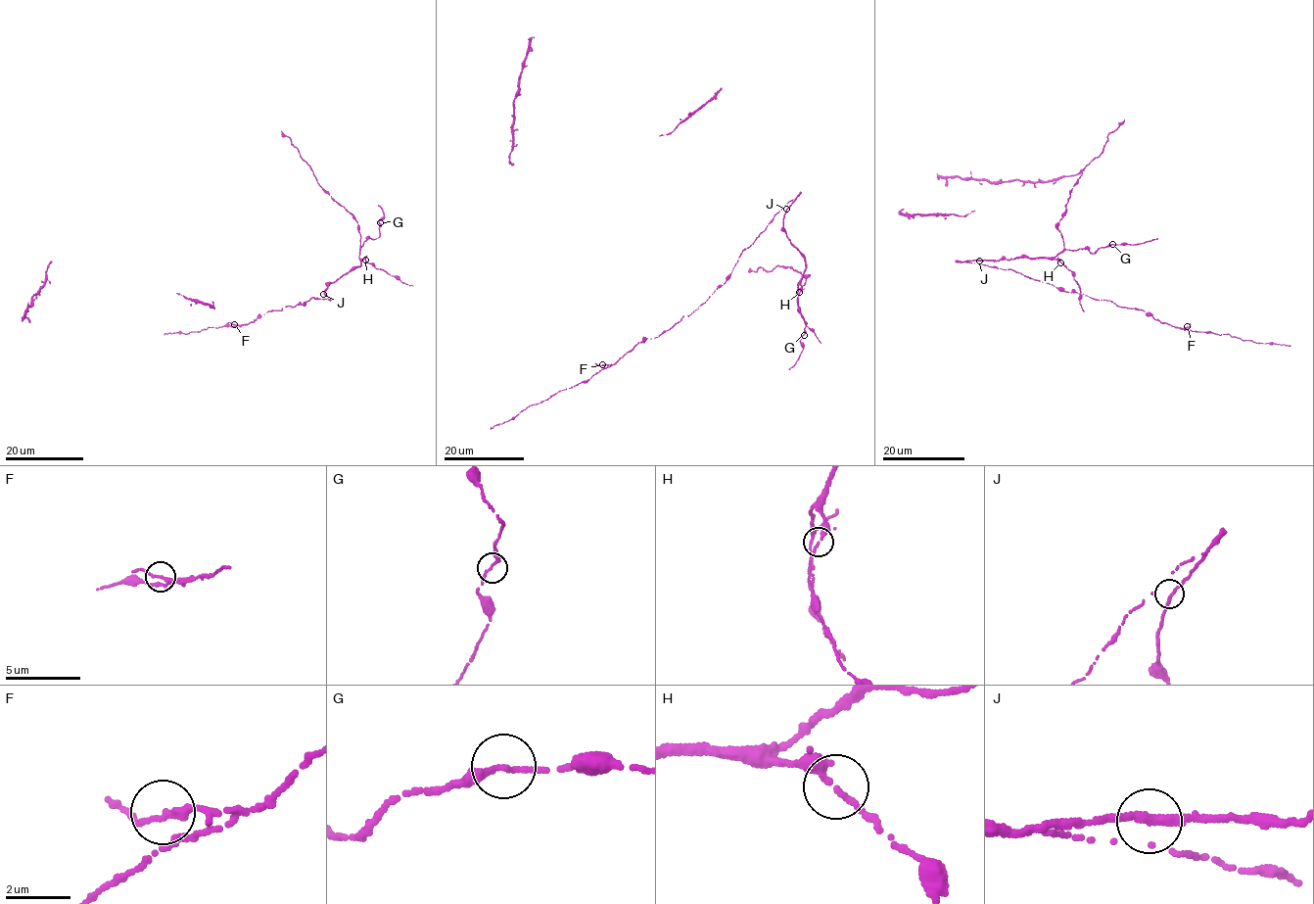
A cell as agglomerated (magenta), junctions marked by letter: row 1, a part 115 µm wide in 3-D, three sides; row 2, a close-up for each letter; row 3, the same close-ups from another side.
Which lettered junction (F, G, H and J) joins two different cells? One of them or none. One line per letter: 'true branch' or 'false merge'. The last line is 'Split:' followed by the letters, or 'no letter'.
F: true branch
G: true branch
H: true branch
J: true branch
Split: no letter

